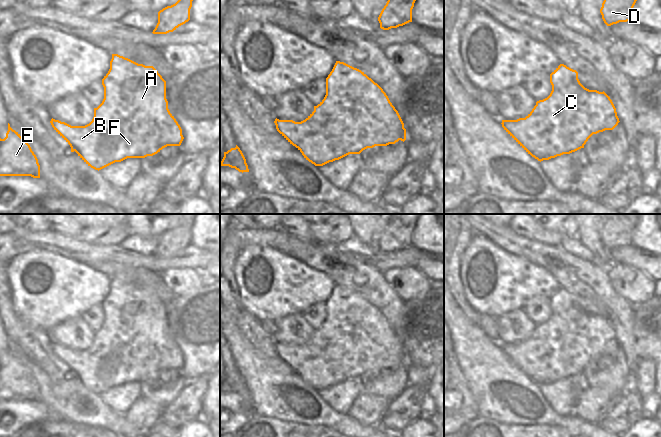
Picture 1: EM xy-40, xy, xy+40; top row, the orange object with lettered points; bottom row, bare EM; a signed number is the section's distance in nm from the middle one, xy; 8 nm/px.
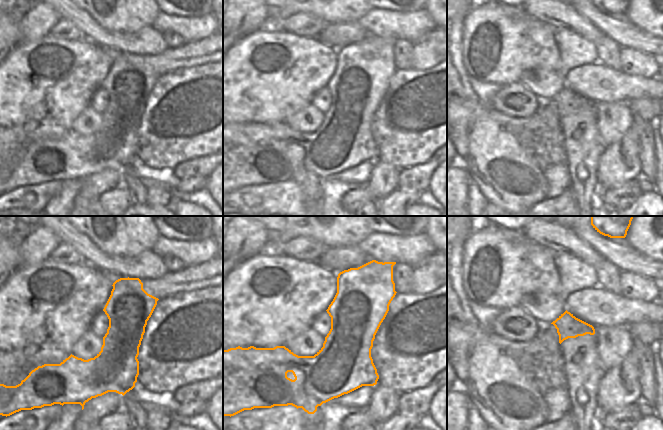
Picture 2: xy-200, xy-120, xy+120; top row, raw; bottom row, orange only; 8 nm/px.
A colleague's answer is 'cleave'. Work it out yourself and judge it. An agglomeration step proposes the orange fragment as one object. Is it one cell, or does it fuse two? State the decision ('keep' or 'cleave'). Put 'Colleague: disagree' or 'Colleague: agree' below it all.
keep
Colleague: disagree

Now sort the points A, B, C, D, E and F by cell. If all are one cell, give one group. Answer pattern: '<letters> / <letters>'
A B C D E F

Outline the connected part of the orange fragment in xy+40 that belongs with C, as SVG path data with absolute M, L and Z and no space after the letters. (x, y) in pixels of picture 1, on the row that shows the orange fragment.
M560 64L550 74L550 83L550 95L537 101L525 118L501 123L538 161L584 148L593 134L613 130L620 122L610 97L585 88L576 70Z

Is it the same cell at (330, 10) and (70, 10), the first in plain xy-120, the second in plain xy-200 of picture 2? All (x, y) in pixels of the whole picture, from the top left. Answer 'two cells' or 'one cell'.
two cells

